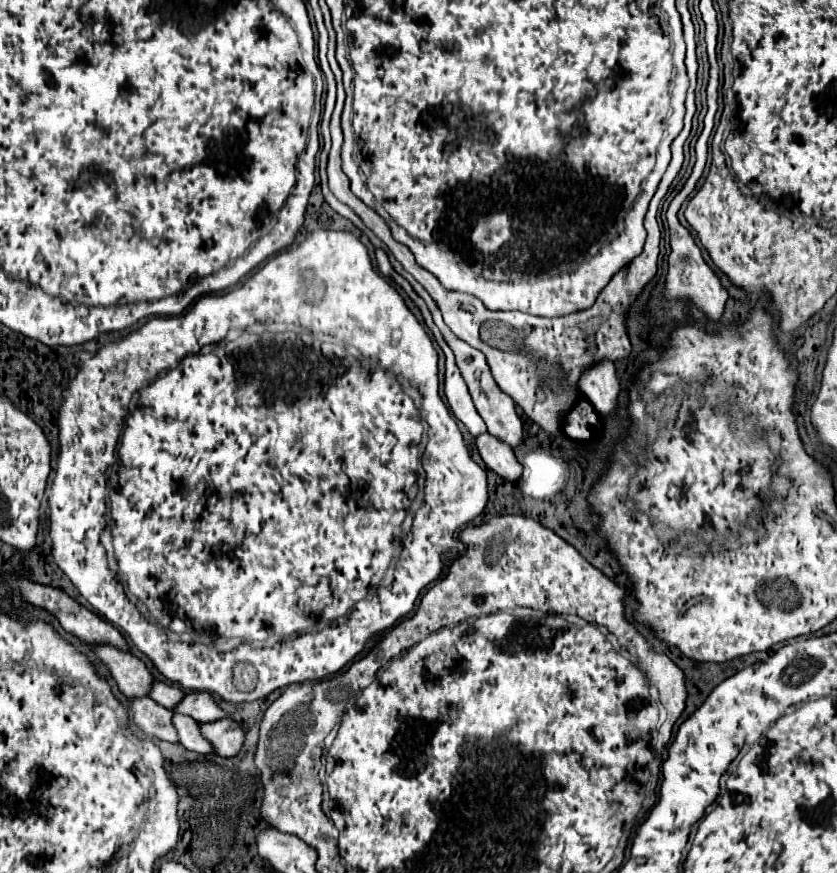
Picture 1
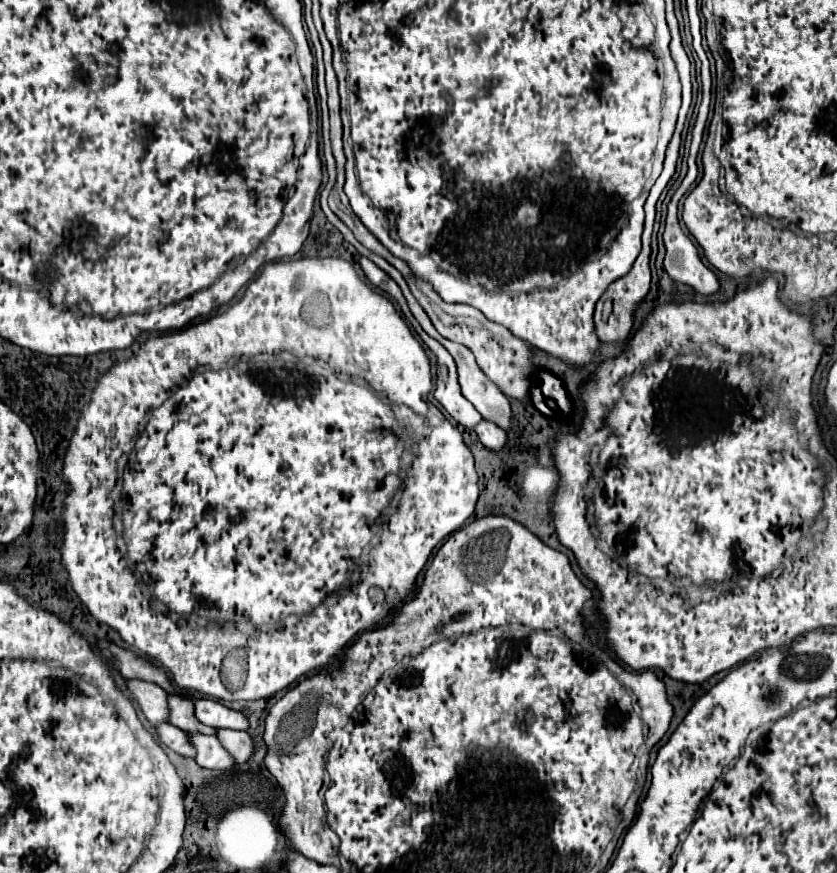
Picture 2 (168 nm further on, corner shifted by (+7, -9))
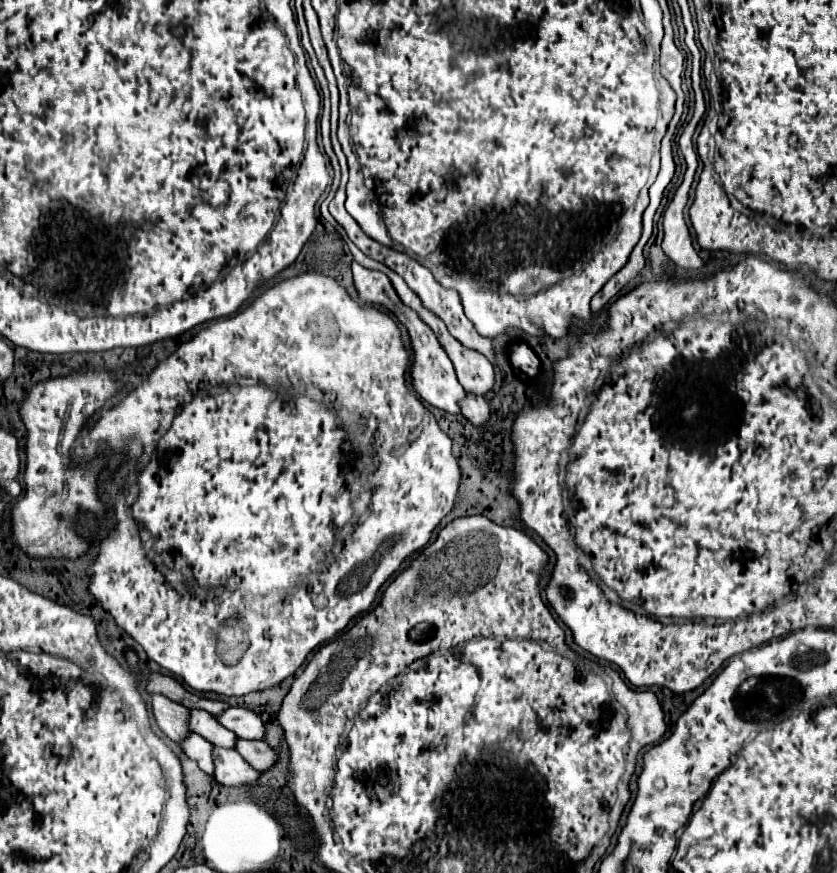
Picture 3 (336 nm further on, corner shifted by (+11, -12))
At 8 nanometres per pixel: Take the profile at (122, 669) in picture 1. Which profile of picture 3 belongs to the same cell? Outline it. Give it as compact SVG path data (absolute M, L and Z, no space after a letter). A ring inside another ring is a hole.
M152 694L150 698L152 704L152 712L156 718L158 728L174 742L184 740L186 736L190 736L190 728L188 728L188 714L190 710L182 704L176 704L172 700L168 700L162 694Z

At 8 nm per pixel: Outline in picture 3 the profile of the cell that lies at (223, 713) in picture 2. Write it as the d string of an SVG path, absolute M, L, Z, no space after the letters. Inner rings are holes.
M226 708L222 714L216 716L216 720L232 730L238 738L246 740L262 740L264 738L264 724L258 714L246 710L246 708Z

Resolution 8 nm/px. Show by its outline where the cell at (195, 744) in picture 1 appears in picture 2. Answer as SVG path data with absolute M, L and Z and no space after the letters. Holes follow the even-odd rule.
M190 733L190 741L194 741L194 747L198 749L196 763L200 767L226 771L226 769L232 769L236 765L234 757L230 753L226 753L226 749L218 741L218 737L210 737L210 735L202 735L202 733Z

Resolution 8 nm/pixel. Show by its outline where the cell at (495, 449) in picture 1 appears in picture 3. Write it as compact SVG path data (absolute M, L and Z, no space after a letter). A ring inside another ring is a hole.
M468 394L462 400L462 416L476 428L486 426L486 420L490 420L490 404L482 396Z

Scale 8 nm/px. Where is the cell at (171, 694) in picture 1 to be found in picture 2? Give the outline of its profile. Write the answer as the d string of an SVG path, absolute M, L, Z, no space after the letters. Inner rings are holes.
M170 695L170 723L176 727L182 727L184 731L192 733L204 733L204 735L216 735L216 729L206 727L204 723L200 723L194 715L194 703L192 699L186 697L178 697L178 695Z

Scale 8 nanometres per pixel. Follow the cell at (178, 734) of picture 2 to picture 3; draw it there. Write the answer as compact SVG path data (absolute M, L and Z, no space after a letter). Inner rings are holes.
M192 734L192 736L188 736L186 740L180 742L180 748L182 748L182 752L190 760L194 760L200 766L200 770L204 770L206 774L212 774L214 772L212 754L210 754L212 752L212 744L208 740L204 740L198 734Z

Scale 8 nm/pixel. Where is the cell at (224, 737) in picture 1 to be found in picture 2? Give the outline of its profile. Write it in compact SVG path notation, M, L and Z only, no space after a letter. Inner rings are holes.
M220 729L218 731L218 739L234 755L236 763L246 763L254 755L254 741L246 731Z

